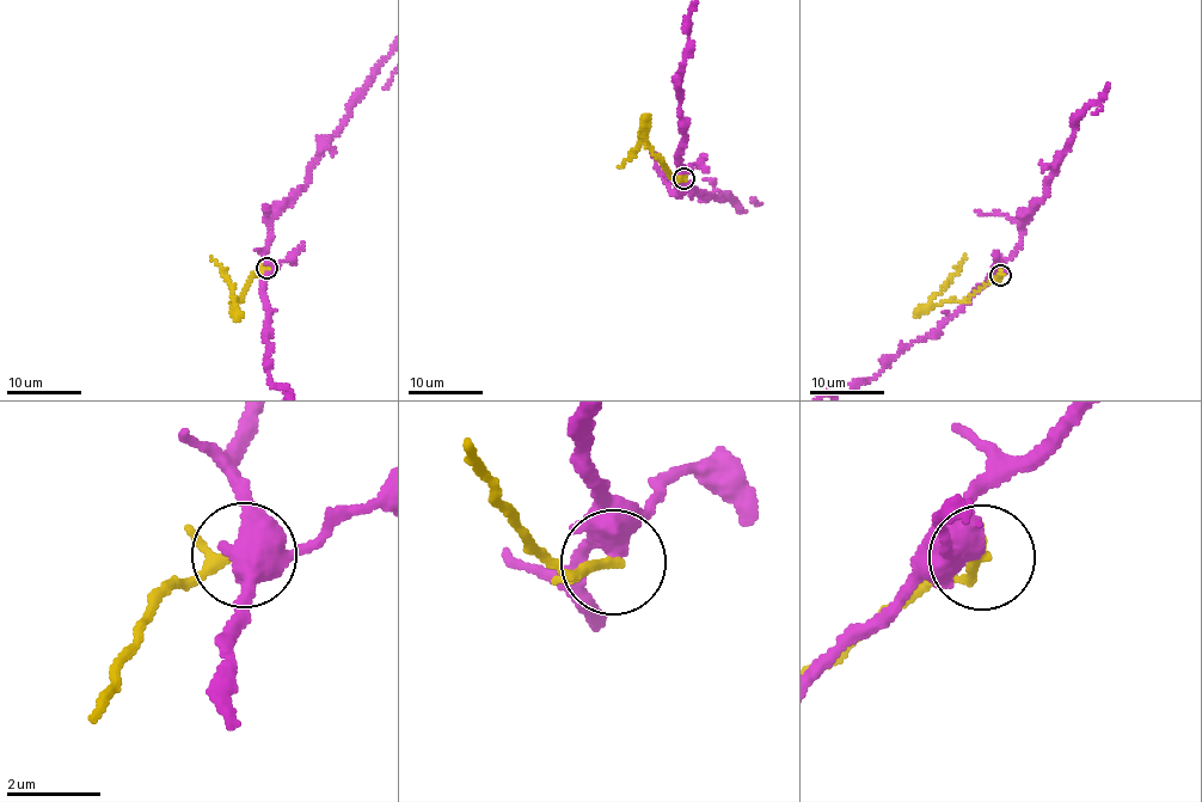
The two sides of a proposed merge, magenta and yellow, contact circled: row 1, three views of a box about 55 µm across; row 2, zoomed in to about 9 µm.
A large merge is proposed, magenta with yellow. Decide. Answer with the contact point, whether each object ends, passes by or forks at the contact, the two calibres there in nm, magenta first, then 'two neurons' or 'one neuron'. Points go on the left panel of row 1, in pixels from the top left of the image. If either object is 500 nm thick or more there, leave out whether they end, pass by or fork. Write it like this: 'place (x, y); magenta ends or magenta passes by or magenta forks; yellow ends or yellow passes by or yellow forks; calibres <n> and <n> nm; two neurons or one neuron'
place (267, 268); magenta passes by; yellow passes by; calibres 440 and 170 nm; two neurons

